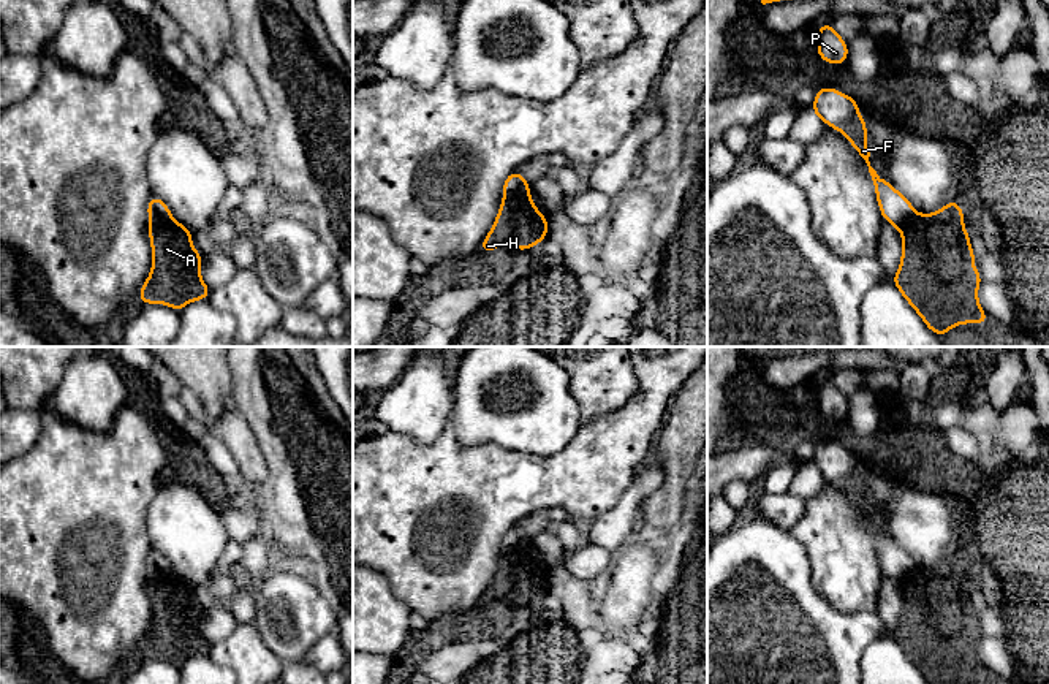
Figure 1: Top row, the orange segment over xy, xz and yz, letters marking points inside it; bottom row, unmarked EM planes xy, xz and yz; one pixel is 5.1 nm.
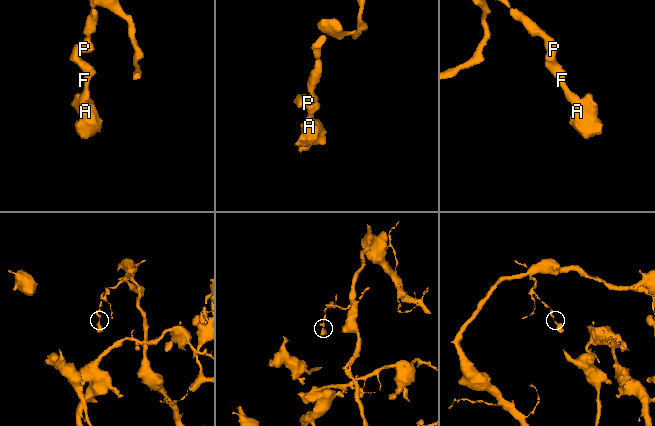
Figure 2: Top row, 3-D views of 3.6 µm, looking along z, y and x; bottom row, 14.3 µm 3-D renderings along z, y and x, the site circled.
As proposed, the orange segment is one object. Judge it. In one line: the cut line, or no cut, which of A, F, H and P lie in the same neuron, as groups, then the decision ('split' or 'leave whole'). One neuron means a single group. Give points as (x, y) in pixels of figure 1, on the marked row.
cut xz (527, 190), (505, 195); groups A H / F P; split

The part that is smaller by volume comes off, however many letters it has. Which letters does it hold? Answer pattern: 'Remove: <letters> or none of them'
Remove: A, H

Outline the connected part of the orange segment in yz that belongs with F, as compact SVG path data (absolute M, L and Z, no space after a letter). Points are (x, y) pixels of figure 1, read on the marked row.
M834 87L816 89L812 114L818 116L827 127L846 136L853 149L865 160L884 222L902 228L911 220L916 214L910 200L897 192L886 179L881 179L870 166L867 122L861 119L856 100Z

